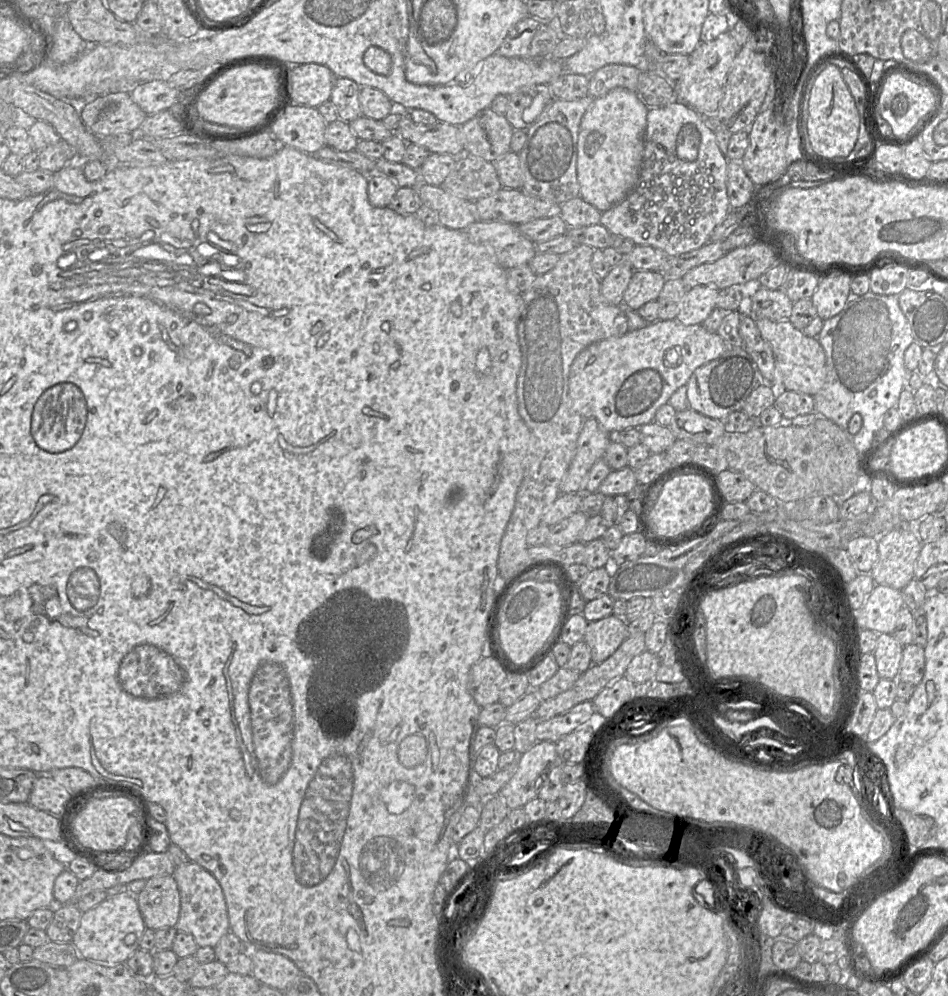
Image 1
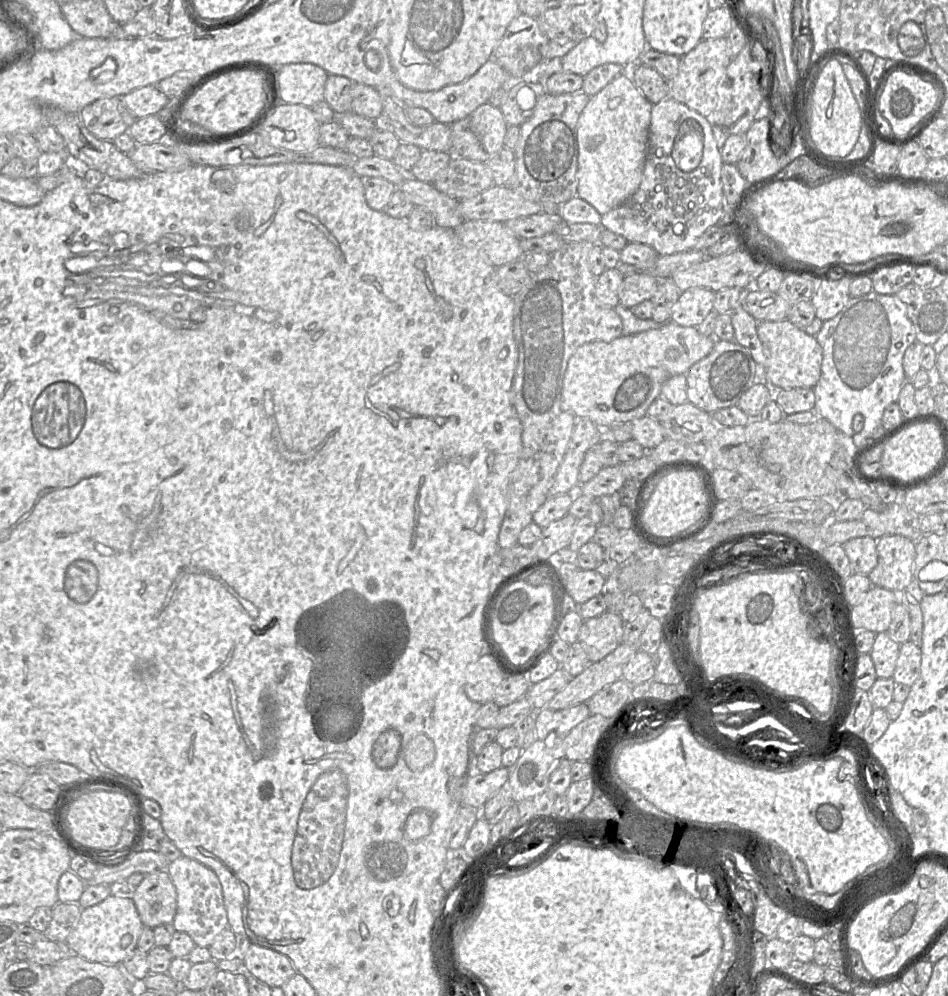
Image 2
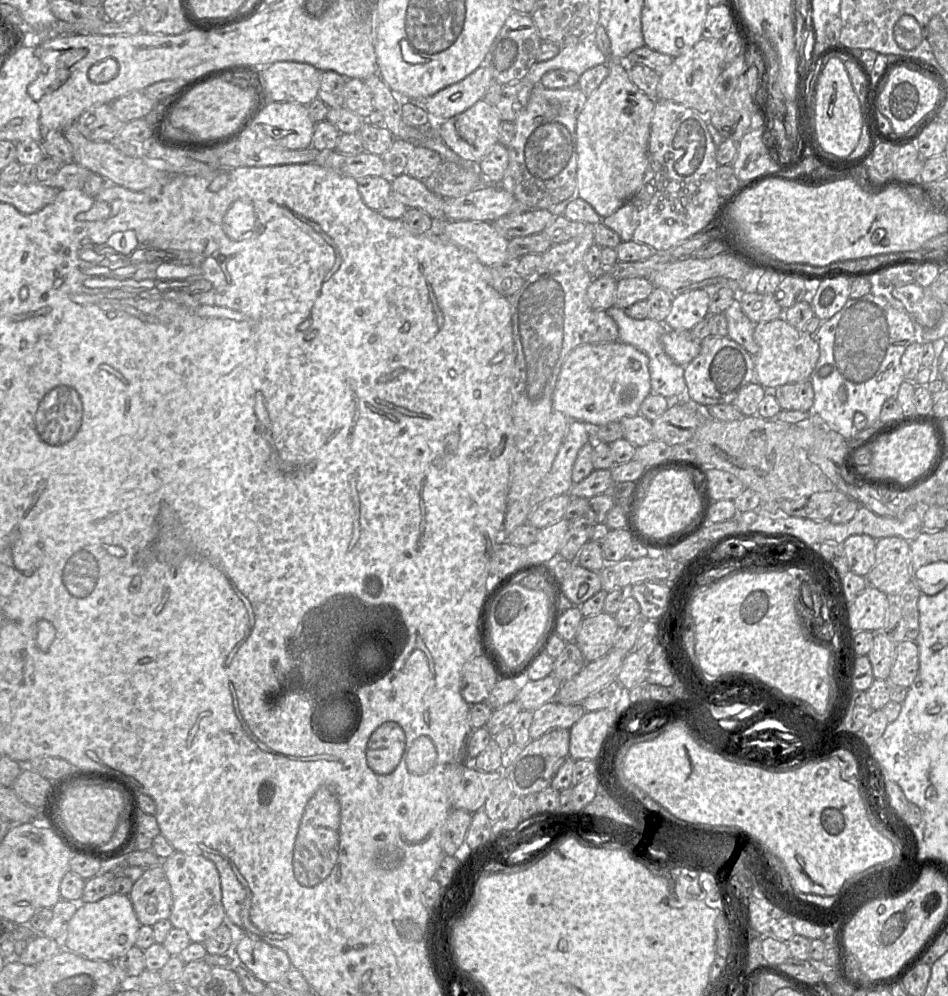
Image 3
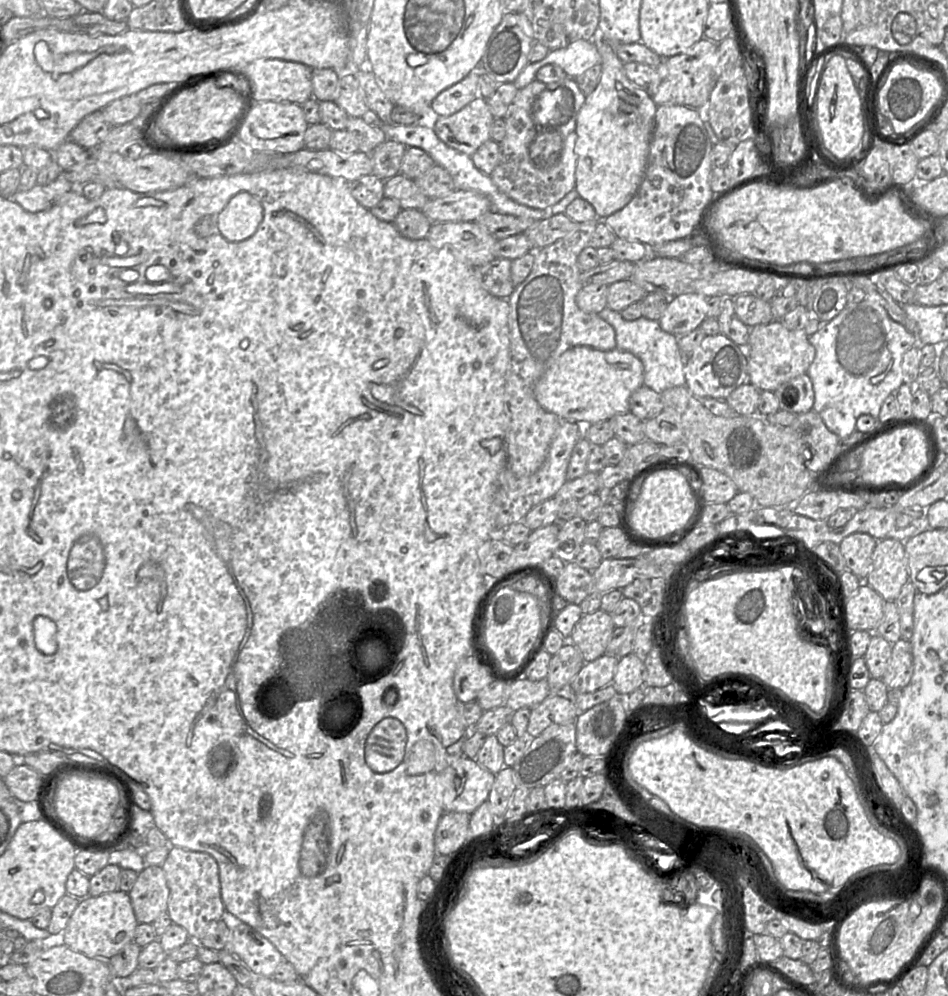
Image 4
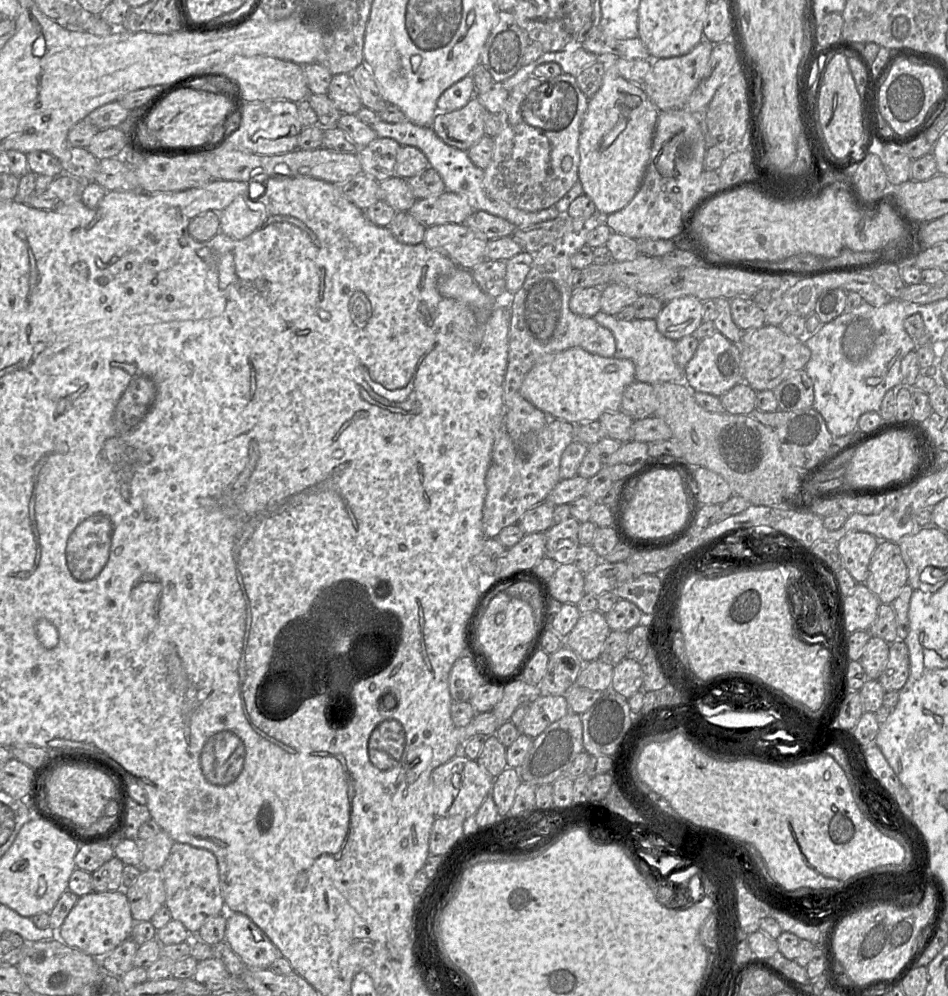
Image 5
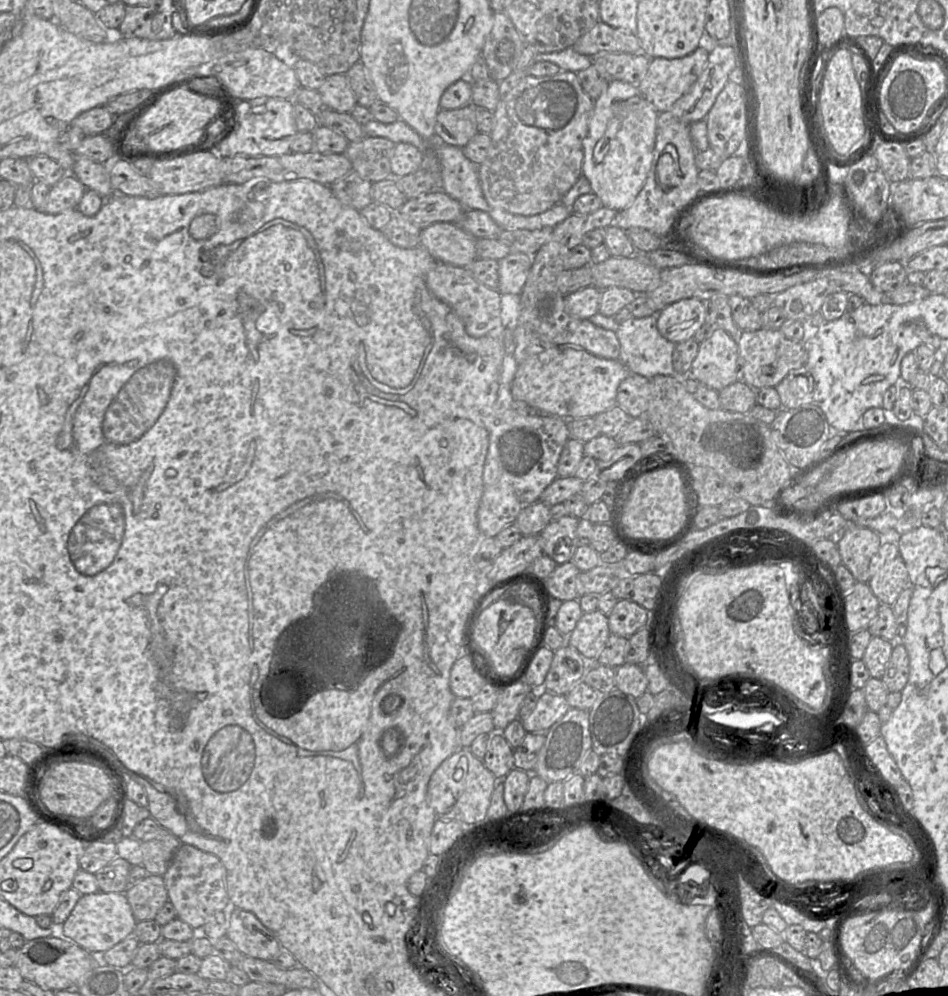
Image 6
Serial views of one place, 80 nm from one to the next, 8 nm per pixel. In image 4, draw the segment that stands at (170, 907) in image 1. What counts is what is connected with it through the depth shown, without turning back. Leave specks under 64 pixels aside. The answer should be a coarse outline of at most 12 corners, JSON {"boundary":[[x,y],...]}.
{"boundary":[[146,865],[128,893],[138,923],[167,912],[161,866]]}

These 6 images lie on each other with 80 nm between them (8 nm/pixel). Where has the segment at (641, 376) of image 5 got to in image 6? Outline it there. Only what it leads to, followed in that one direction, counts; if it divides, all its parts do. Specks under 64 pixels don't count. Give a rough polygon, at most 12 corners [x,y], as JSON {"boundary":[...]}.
{"boundary":[[597,312],[589,320],[613,331],[619,360],[631,373],[675,376],[676,344],[657,316],[618,323]]}

